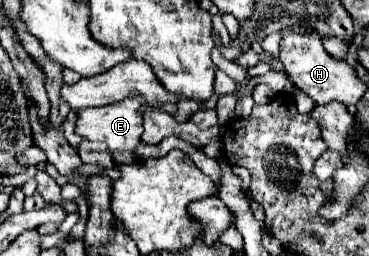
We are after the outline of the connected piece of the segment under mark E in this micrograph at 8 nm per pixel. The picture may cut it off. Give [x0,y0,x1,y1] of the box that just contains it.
[76,97,146,151]

